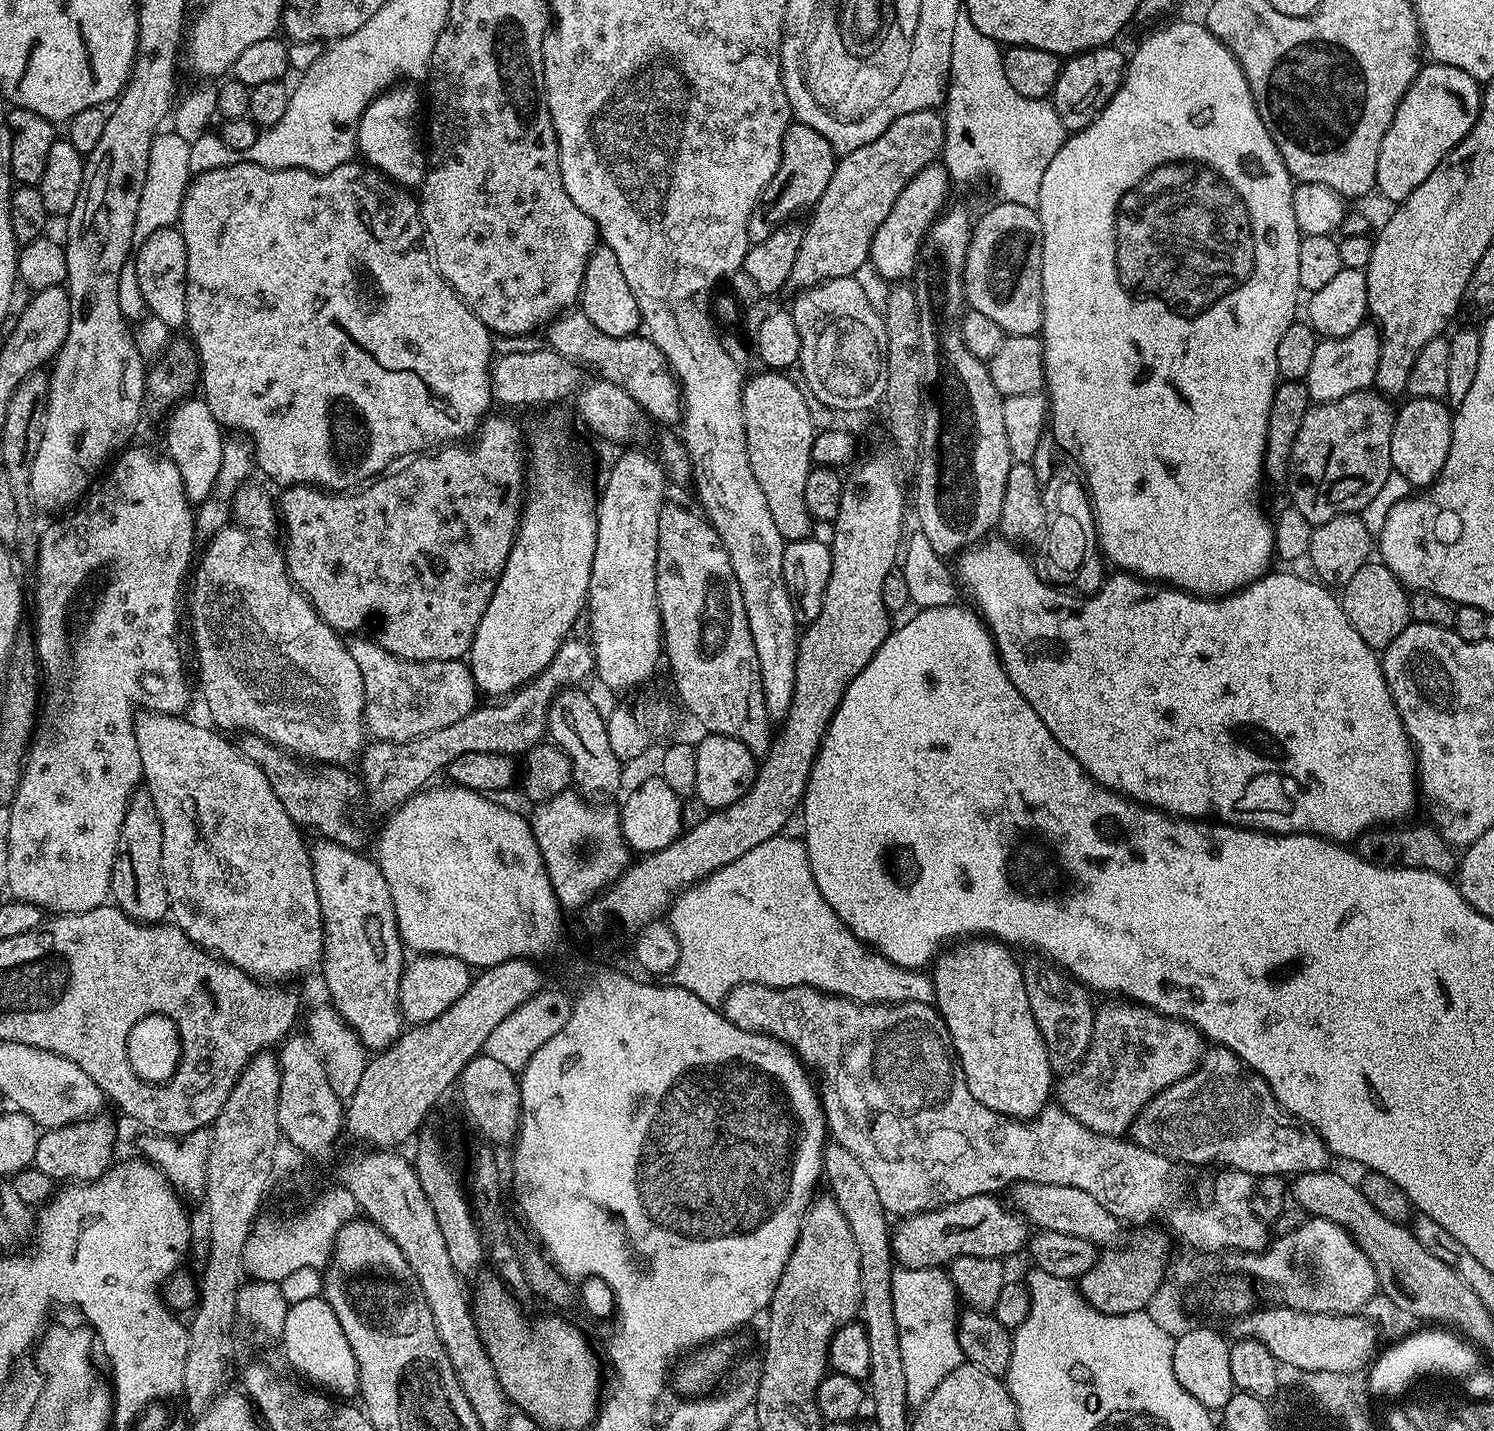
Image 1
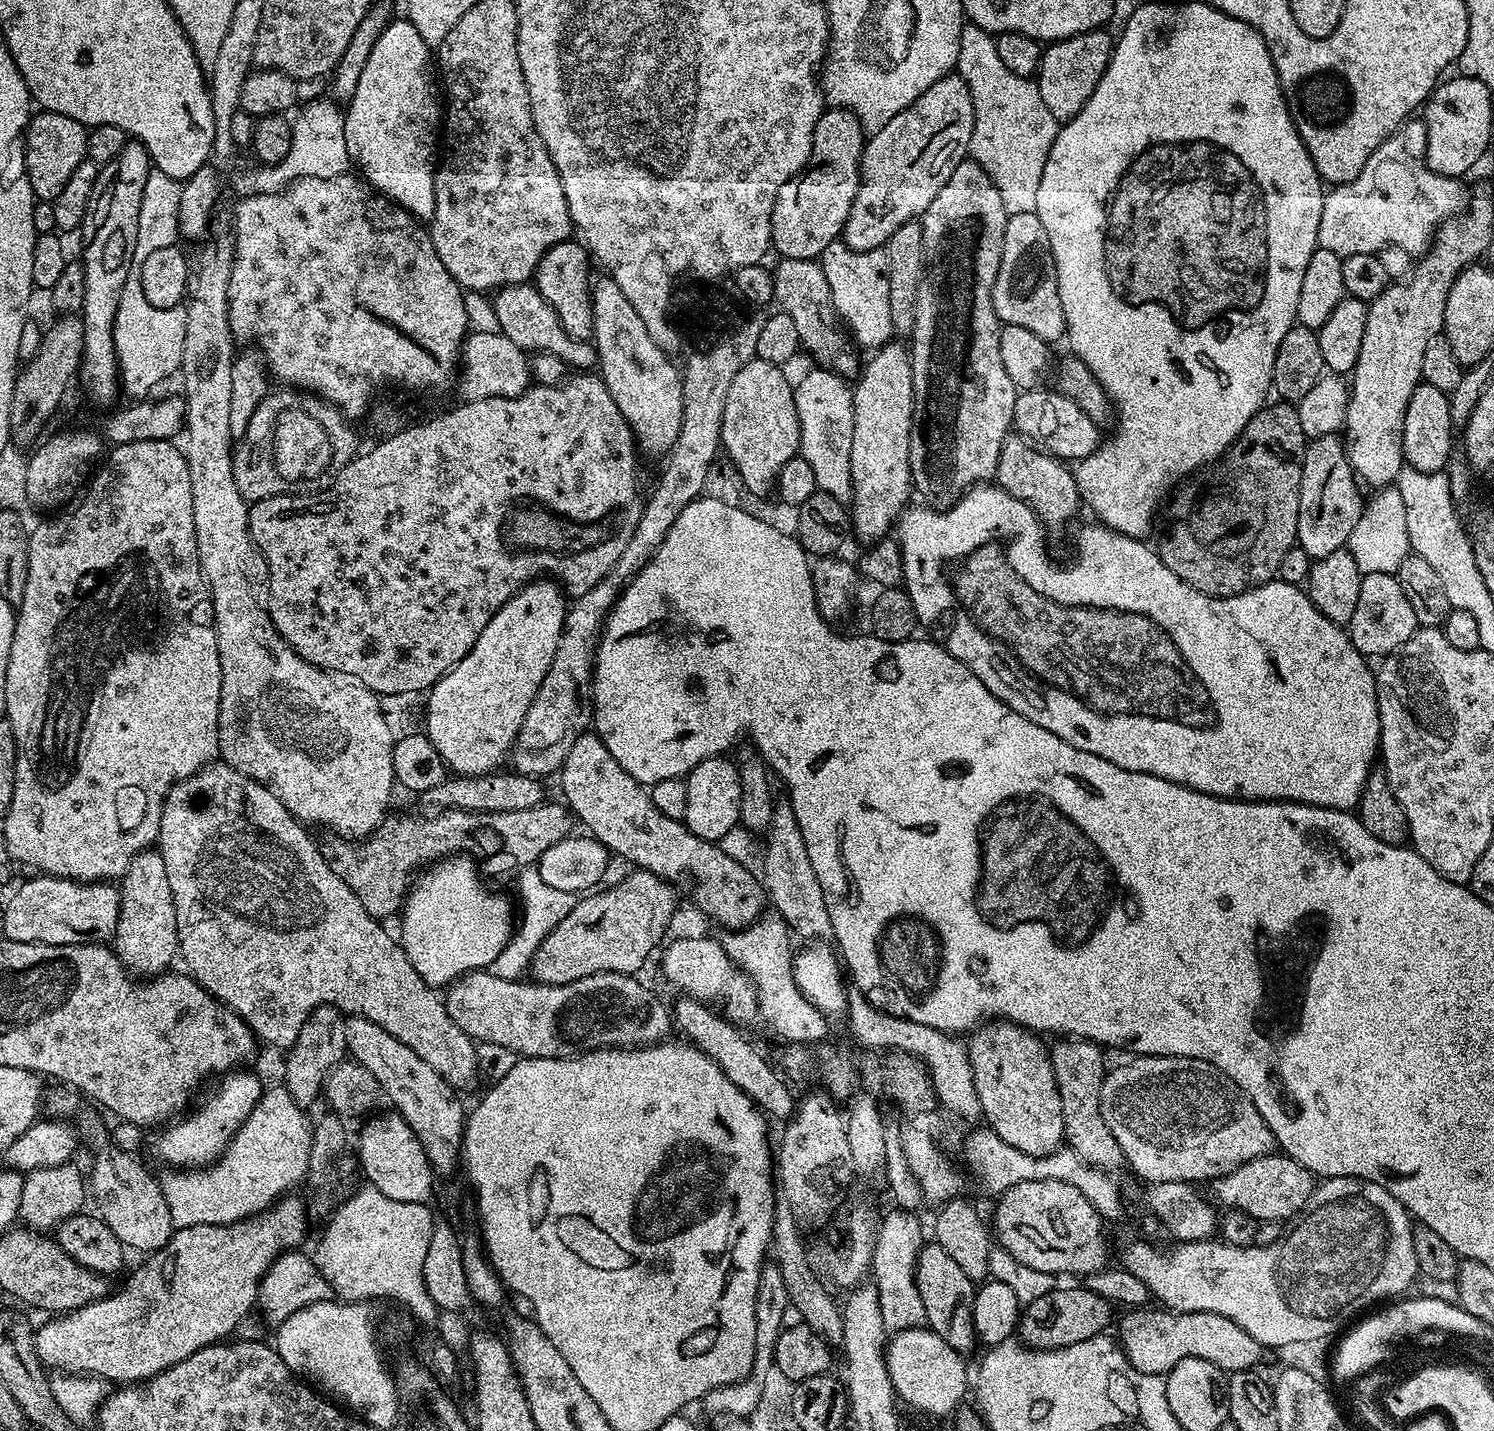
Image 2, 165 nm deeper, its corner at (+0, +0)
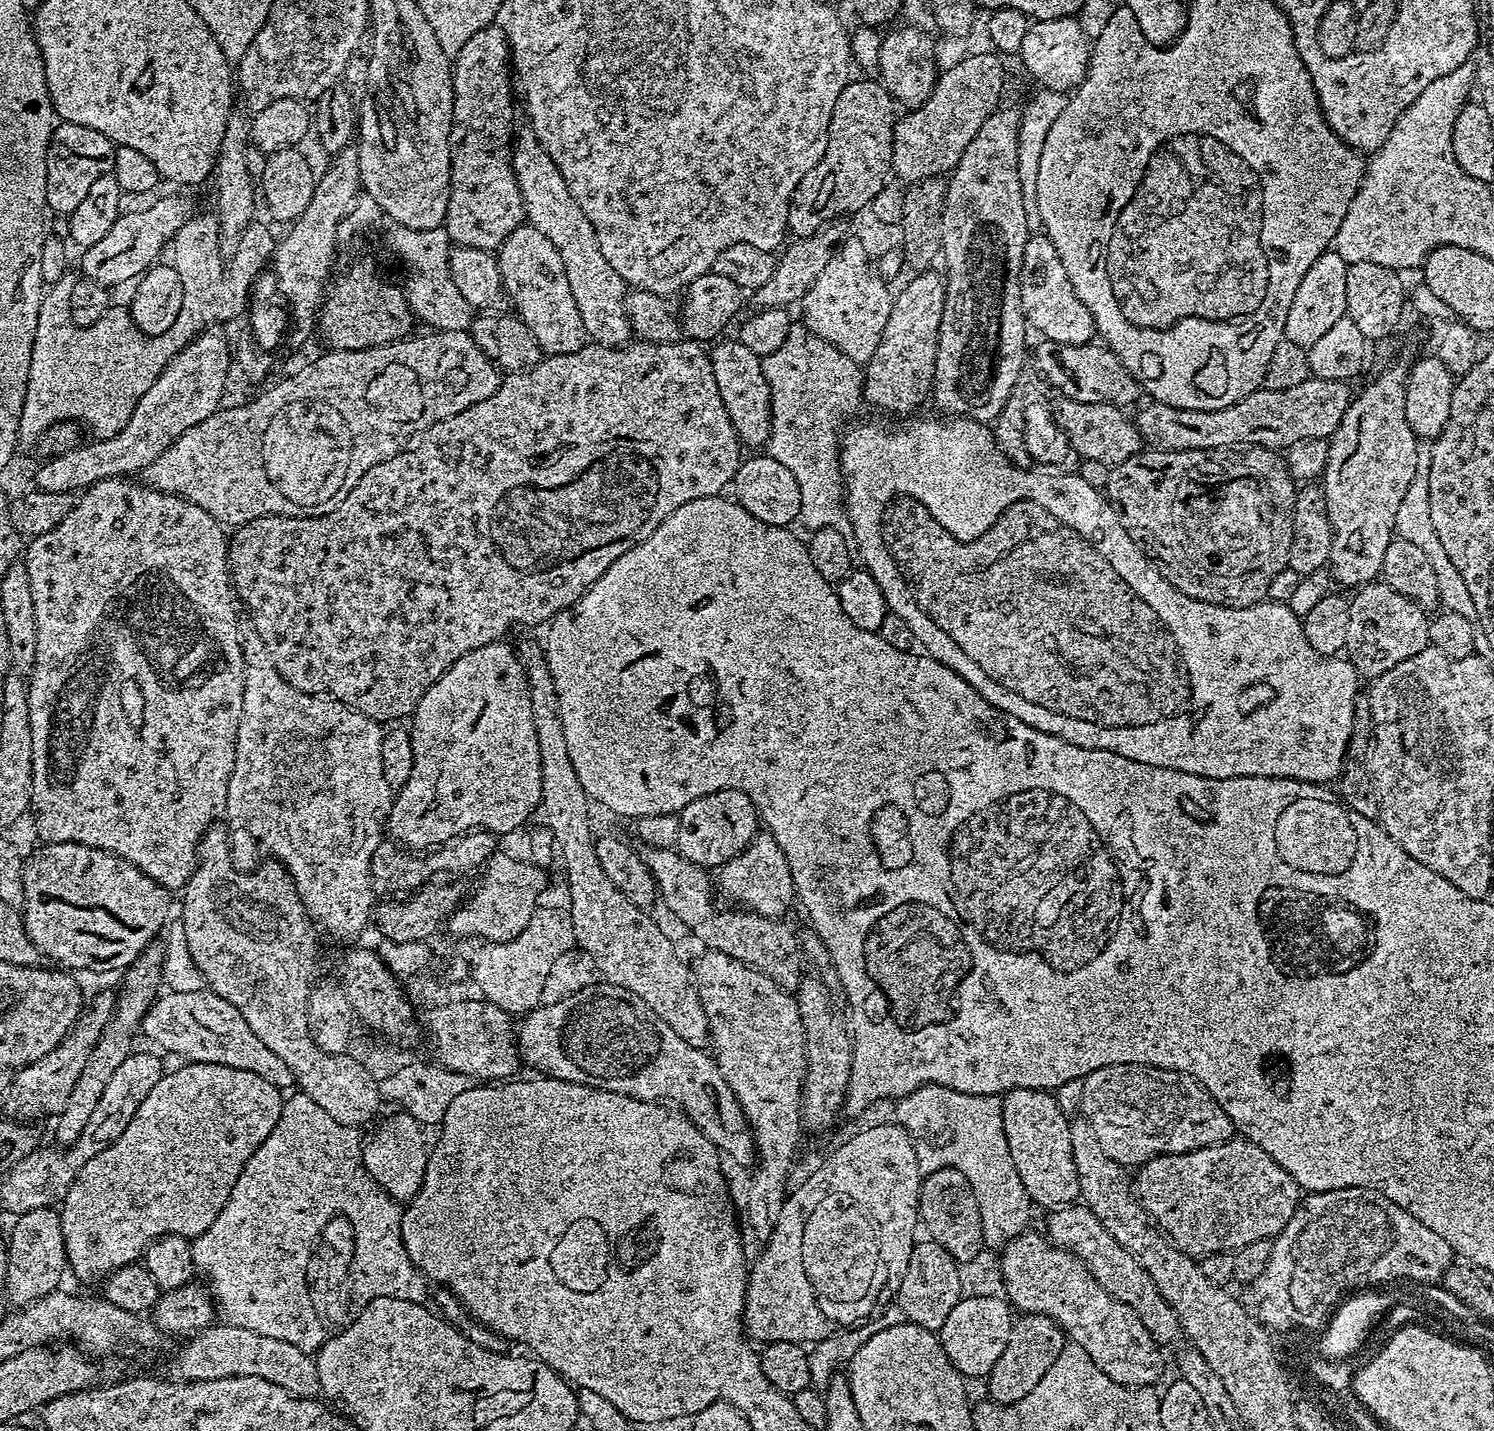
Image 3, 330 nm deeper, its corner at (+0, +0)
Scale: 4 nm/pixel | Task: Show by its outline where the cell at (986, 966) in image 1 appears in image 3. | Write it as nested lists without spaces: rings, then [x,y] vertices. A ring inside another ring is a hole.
[[[1014,1088],[1011,1092],[1003,1093],[1002,1108],[1002,1126],[1004,1127],[1004,1137],[1007,1145],[1010,1146],[1011,1157],[1014,1158],[1014,1165],[1018,1168],[1018,1178],[1022,1178],[1022,1186],[1026,1190],[1029,1201],[1033,1205],[1041,1204],[1044,1210],[1054,1210],[1062,1204],[1073,1203],[1080,1196],[1080,1183],[1078,1182],[1078,1170],[1074,1170],[1074,1150],[1070,1150],[1070,1130],[1068,1129],[1070,1120],[1059,1108],[1059,1102],[1051,1091],[1043,1088]]]

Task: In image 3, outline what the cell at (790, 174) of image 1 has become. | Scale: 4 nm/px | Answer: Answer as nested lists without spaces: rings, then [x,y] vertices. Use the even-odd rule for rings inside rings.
[[[876,78],[873,80],[853,79],[842,90],[842,94],[838,94],[838,102],[834,102],[834,114],[830,118],[826,154],[818,162],[818,166],[814,166],[814,170],[810,170],[810,174],[806,174],[802,182],[798,182],[792,195],[788,227],[793,237],[813,236],[820,229],[839,221],[836,220],[839,216],[851,217],[853,213],[870,203],[889,183],[892,172],[892,143],[898,119],[896,109],[898,108],[893,96]]]

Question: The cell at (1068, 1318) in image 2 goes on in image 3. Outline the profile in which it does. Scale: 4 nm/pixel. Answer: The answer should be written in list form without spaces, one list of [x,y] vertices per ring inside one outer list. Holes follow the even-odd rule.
[[[1033,1312],[1021,1315],[1010,1330],[1006,1350],[1003,1350],[1002,1356],[986,1377],[988,1392],[992,1395],[989,1397],[998,1404],[1013,1404],[1026,1398],[1026,1394],[1030,1394],[1030,1390],[1038,1386],[1042,1374],[1046,1374],[1050,1366],[1054,1366],[1058,1354],[1062,1354],[1065,1343],[1066,1333],[1054,1318]]]

